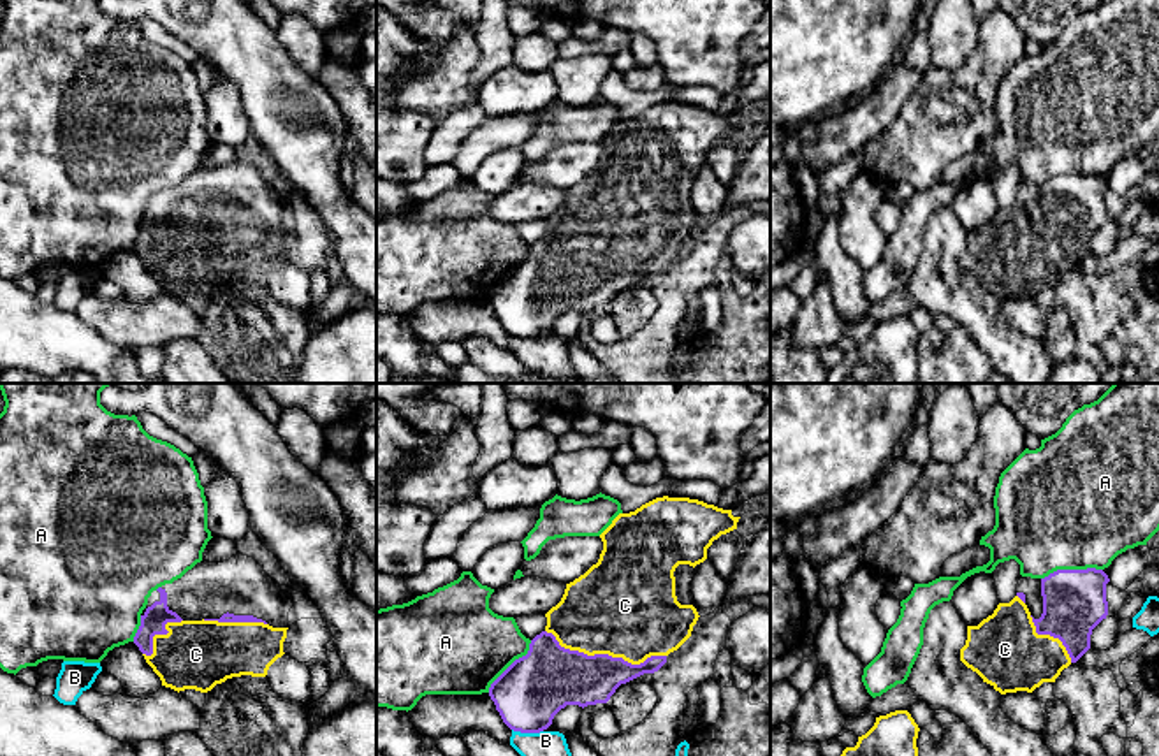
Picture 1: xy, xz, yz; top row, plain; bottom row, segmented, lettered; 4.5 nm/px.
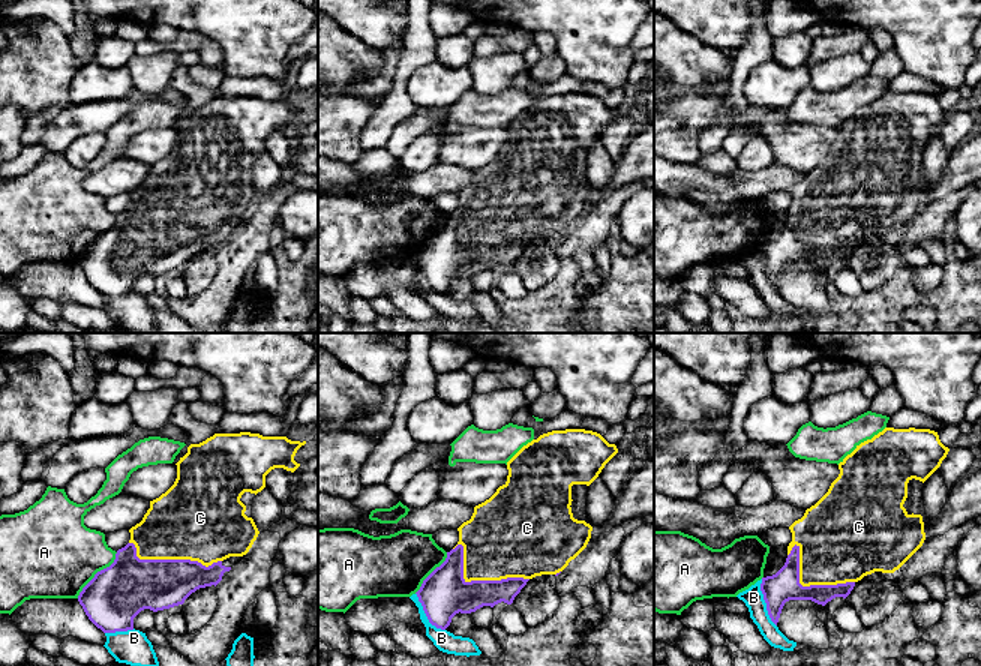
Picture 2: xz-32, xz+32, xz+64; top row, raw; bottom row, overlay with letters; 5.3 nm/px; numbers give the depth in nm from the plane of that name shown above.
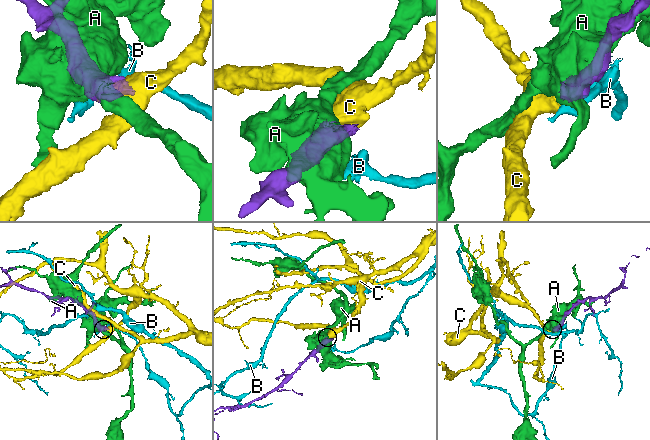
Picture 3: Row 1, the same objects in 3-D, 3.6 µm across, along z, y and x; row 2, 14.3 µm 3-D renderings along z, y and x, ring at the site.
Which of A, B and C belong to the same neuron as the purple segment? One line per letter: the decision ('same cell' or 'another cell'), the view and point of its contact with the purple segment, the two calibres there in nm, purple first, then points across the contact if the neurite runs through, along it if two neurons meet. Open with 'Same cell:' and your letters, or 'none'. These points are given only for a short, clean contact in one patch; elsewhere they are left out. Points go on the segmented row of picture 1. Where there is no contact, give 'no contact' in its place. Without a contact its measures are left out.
Same cell: C
A: another cell; meets purple in yz at (1071, 570); 280 nm thick on the purple side, 500 nm on the other
B: another cell; meets purple in xz at (528, 732); 300 nm thick on the purple side, 110 nm on the other; border along xz (512, 728), (542, 732)
C: same cell; meets purple in xz at (605, 654); 280 nm thick on the purple side, 480 nm on the other

